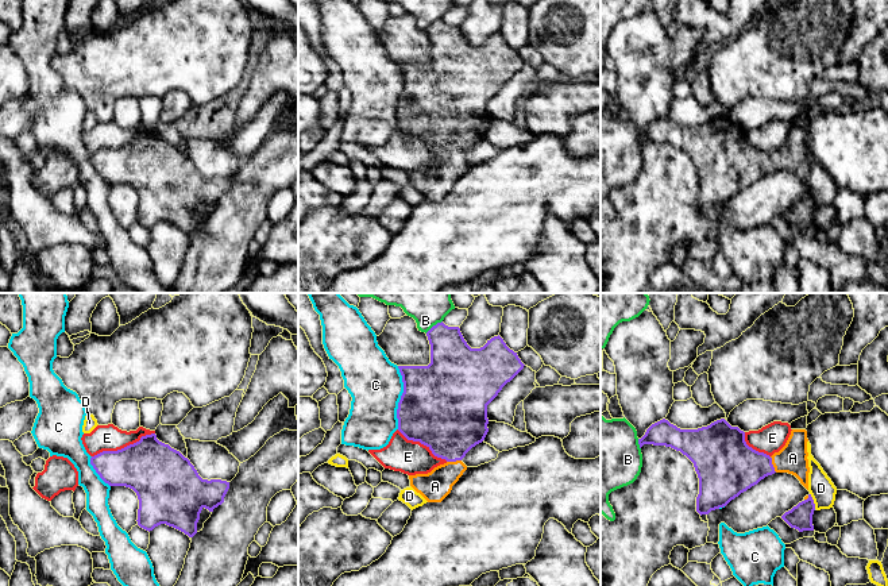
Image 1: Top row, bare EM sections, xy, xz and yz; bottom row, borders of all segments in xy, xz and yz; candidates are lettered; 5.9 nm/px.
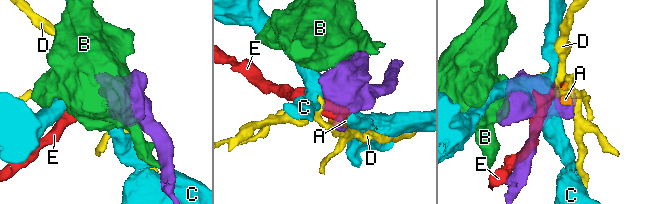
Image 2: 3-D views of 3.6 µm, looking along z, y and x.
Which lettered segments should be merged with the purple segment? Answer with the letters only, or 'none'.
A

